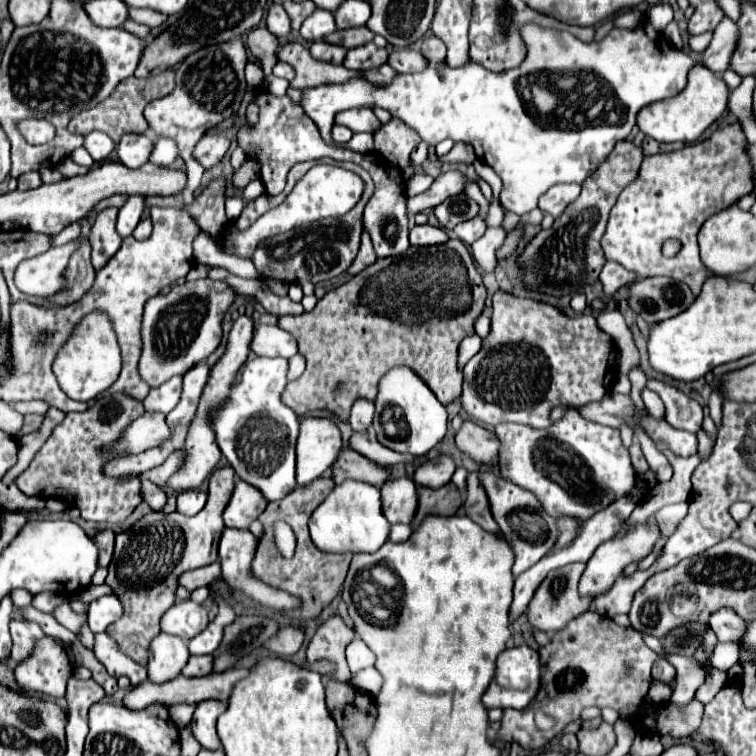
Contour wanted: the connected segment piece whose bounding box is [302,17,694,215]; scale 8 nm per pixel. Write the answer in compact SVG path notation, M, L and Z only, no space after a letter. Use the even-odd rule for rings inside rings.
M646 17L636 29L612 29L610 35L606 35L600 43L596 43L596 41L584 43L584 41L576 39L574 35L570 35L568 31L554 31L554 29L538 27L536 23L524 23L524 25L522 25L522 41L526 43L526 49L528 49L526 59L520 63L520 67L510 69L510 71L504 71L504 73L490 73L490 71L484 71L482 67L472 65L472 63L468 63L468 65L464 65L464 67L458 67L458 69L452 69L452 67L444 65L444 59L446 59L446 45L444 45L438 37L430 35L430 37L426 37L426 39L422 41L422 47L420 47L420 53L422 53L424 59L428 61L428 67L426 67L424 71L420 71L420 73L404 73L404 75L398 73L398 75L392 79L392 83L386 85L386 87L374 85L374 83L370 83L370 81L358 77L358 79L352 79L352 81L346 81L346 83L338 83L338 85L318 85L318 87L312 87L312 89L304 89L302 109L304 109L304 113L318 125L322 137L328 141L328 145L346 146L360 153L367 153L374 150L372 134L367 134L365 132L355 133L349 141L349 144L338 144L334 142L333 139L330 139L330 127L334 125L334 117L336 117L338 111L346 111L346 109L354 109L354 107L368 107L368 109L380 107L380 109L386 109L392 117L402 119L408 127L412 127L412 129L422 137L422 141L430 143L430 145L436 145L436 143L440 143L442 139L472 143L472 147L474 147L474 151L476 151L476 157L482 159L486 165L490 165L490 167L498 173L498 177L502 179L500 203L504 205L504 209L506 209L506 211L514 211L514 213L518 213L518 215L524 215L524 213L536 209L538 197L544 195L552 185L556 185L556 183L582 183L586 177L590 177L590 175L604 163L604 159L610 155L610 151L614 149L614 145L616 145L618 141L624 141L624 139L630 135L632 127L636 125L636 115L638 115L638 111L640 111L642 107L646 107L646 105L650 105L650 103L654 103L654 101L660 101L660 99L674 97L674 95L678 95L678 93L686 87L686 75L688 75L688 69L694 67L694 59L692 59L690 55L686 55L684 51L674 49L674 47L670 45L670 39L668 39L664 33L660 33L660 31L654 29L654 35L652 35L650 25L652 25L650 19ZM532 73L534 73L534 75L536 75L536 73L546 73L546 75L548 75L548 73L554 73L554 75L562 75L562 77L566 77L566 73L568 73L568 77L574 77L574 97L580 97L580 99L572 99L572 101L570 101L568 121L550 121L550 125L546 125L546 123L534 123L534 115L530 115L530 109L528 109L528 107L524 105L524 101L520 99L520 97L524 97L524 83L528 83L528 75L532 77Z

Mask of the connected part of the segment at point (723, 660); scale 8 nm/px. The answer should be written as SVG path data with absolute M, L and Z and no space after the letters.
M716 643L714 651L710 655L710 663L722 671L728 671L730 667L734 667L738 663L736 643Z

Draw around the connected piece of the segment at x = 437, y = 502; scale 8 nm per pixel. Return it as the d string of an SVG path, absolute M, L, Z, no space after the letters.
M444 485L440 489L430 489L430 487L418 487L418 511L412 521L412 529L416 529L422 519L428 513L438 513L438 515L454 515L462 505L462 495L458 487Z

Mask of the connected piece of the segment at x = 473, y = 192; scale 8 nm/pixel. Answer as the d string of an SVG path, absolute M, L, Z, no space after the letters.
M472 181L472 183L468 183L468 187L466 187L466 195L468 197L472 197L478 205L480 205L480 217L482 219L486 219L486 215L488 215L488 201L486 201L486 197L482 195L482 191L480 191L480 187Z

